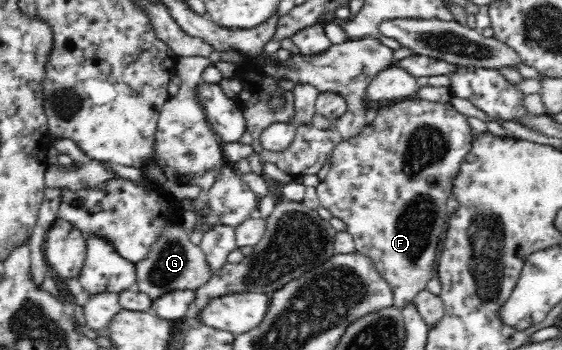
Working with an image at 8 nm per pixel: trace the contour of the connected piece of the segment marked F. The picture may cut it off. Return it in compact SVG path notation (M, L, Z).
M405 99L394 105L380 107L377 109L377 117L368 126L363 128L360 135L349 138L347 141L338 143L331 152L331 167L324 180L317 186L316 191L321 207L327 209L333 217L340 219L346 225L346 231L353 237L356 251L369 257L381 276L390 284L393 291L393 306L403 310L404 306L411 305L418 292L427 289L427 282L436 274L436 260L440 252L441 242L444 239L444 232L447 231L450 214L446 210L446 200L453 195L453 181L460 173L460 166L473 150L476 142L476 134L469 126L468 118L459 114L450 103L427 102L425 100Z

